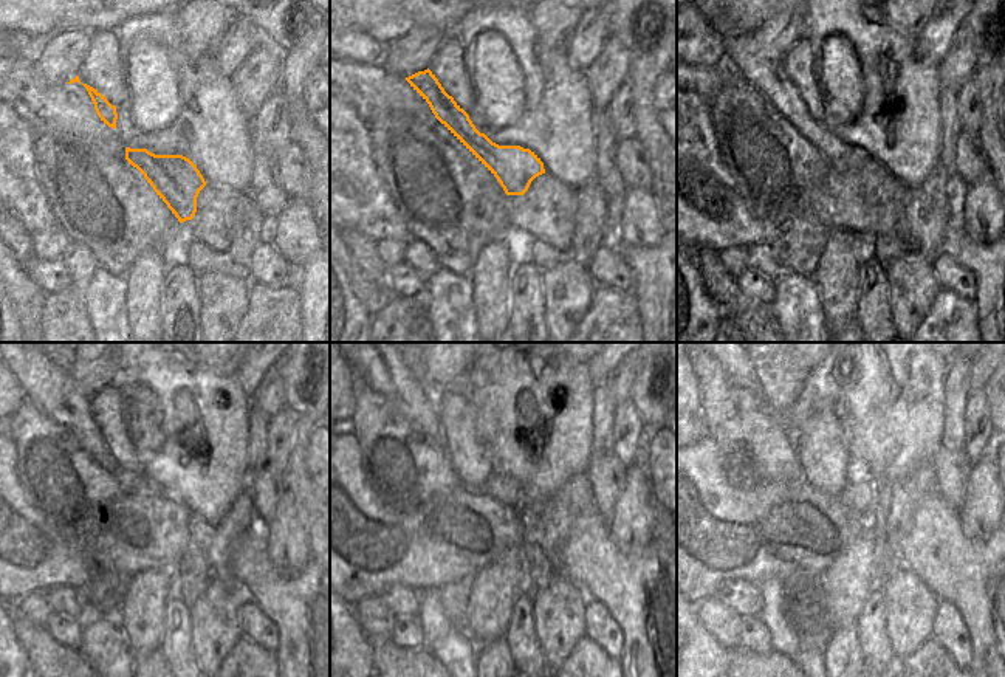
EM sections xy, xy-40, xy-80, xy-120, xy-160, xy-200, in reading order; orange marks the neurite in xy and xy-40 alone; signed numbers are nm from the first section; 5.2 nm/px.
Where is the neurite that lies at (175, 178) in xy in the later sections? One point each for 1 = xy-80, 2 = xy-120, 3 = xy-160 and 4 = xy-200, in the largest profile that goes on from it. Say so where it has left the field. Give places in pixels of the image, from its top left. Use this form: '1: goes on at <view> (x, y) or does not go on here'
1: goes on at xy-80 (768, 75)
2: goes on at xy-120 (47, 384)
3: goes on at xy-160 (387, 374)
4: goes on at xy-200 (742, 374)

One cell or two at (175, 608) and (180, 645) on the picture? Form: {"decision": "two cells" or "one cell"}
{"decision": "one cell"}

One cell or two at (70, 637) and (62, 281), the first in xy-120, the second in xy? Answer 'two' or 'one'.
one

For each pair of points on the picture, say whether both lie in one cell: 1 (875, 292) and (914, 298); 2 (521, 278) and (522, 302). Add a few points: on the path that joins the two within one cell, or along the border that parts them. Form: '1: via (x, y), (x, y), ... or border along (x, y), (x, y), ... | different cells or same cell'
1: border along (883, 267), (889, 313), (894, 326) | different cells
2: via (525, 284), (525, 296) | same cell

